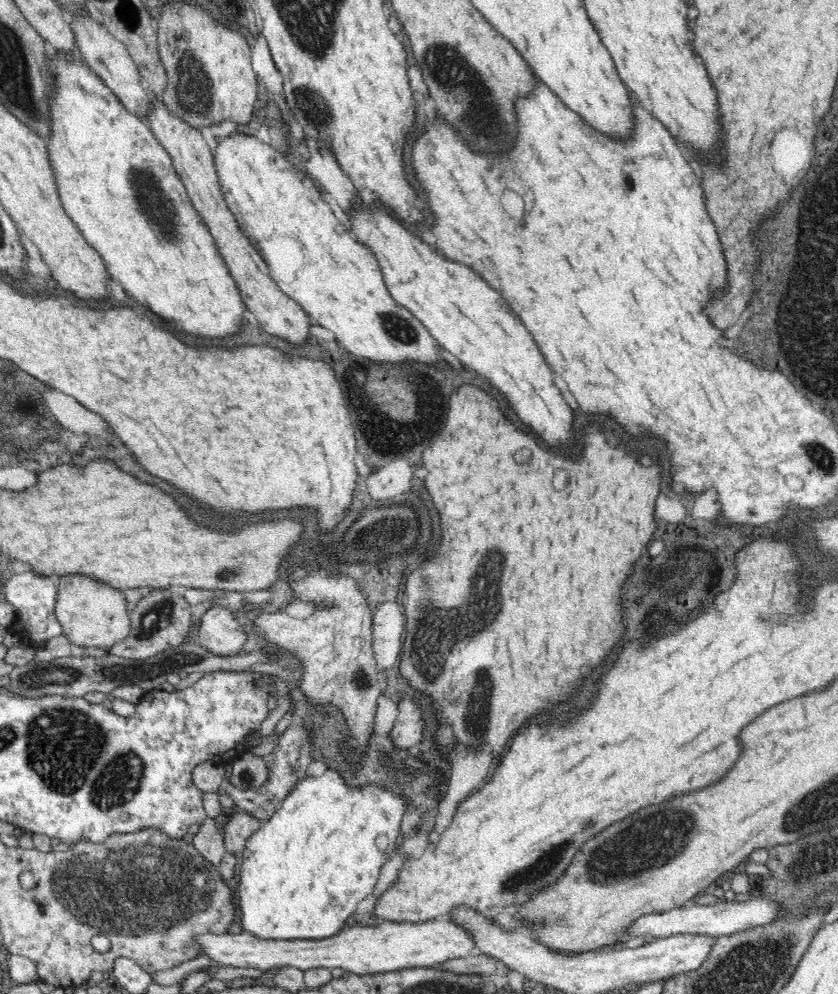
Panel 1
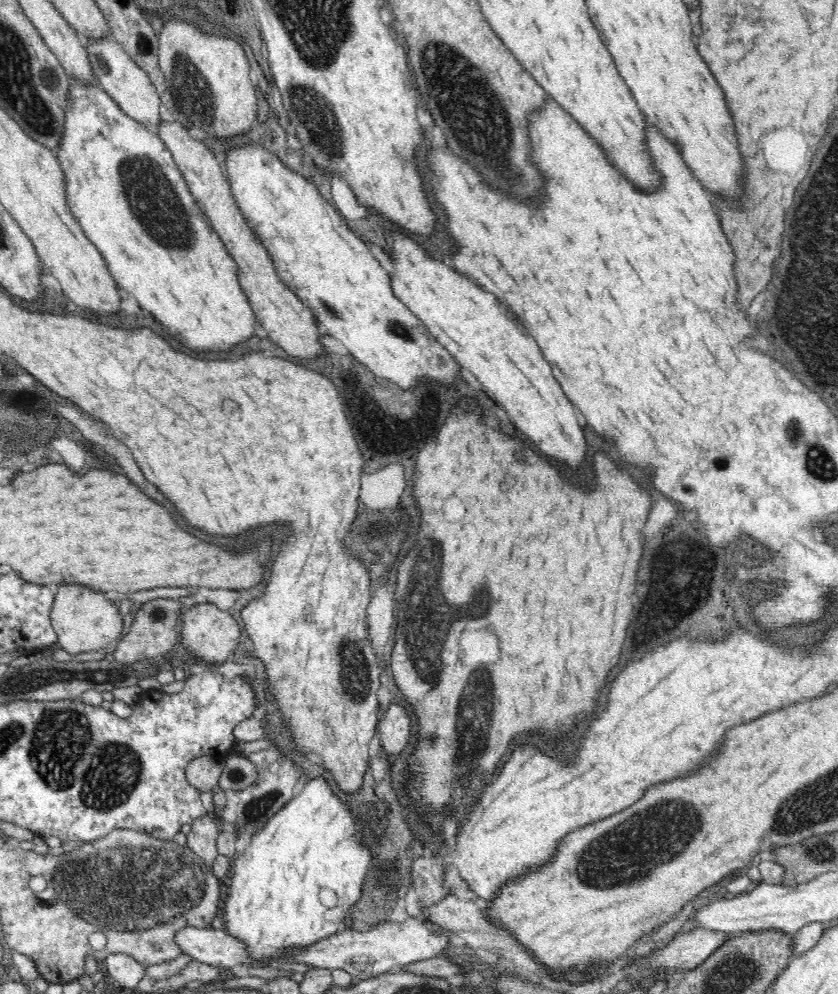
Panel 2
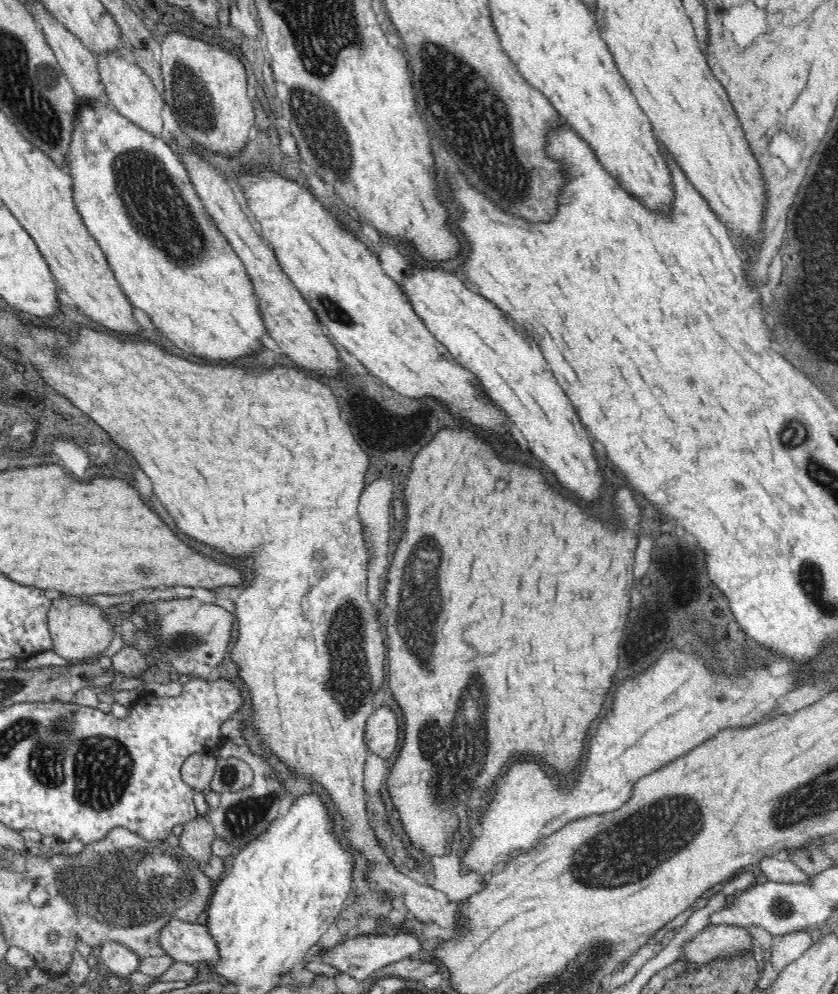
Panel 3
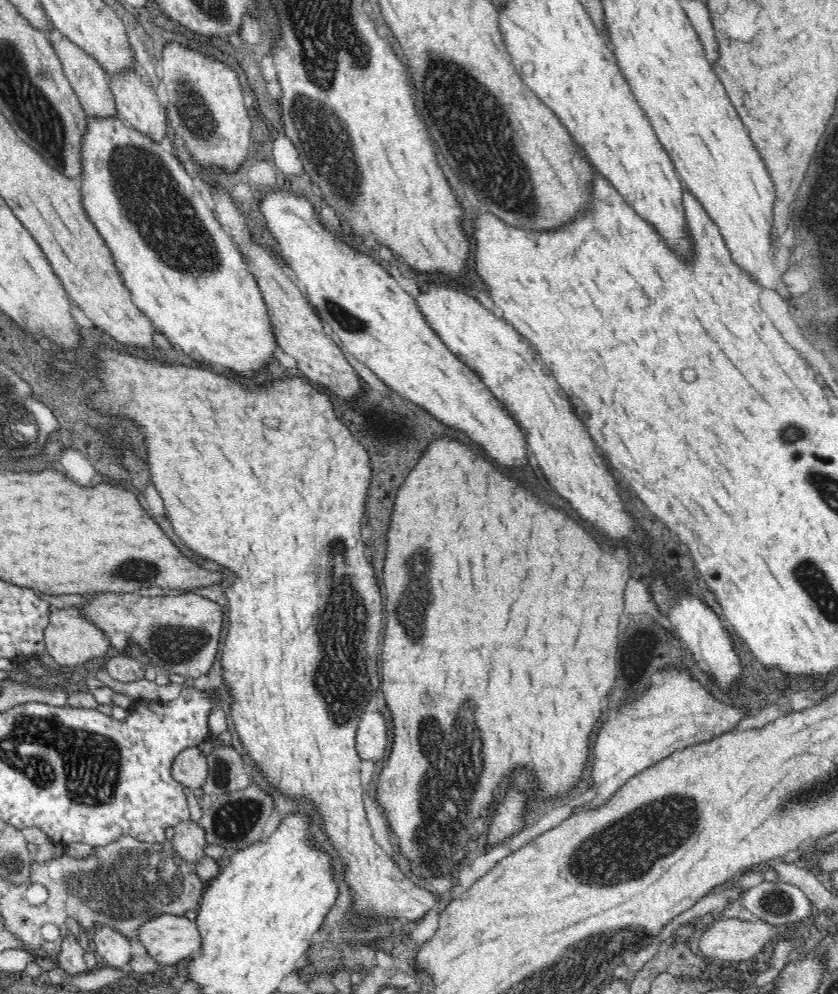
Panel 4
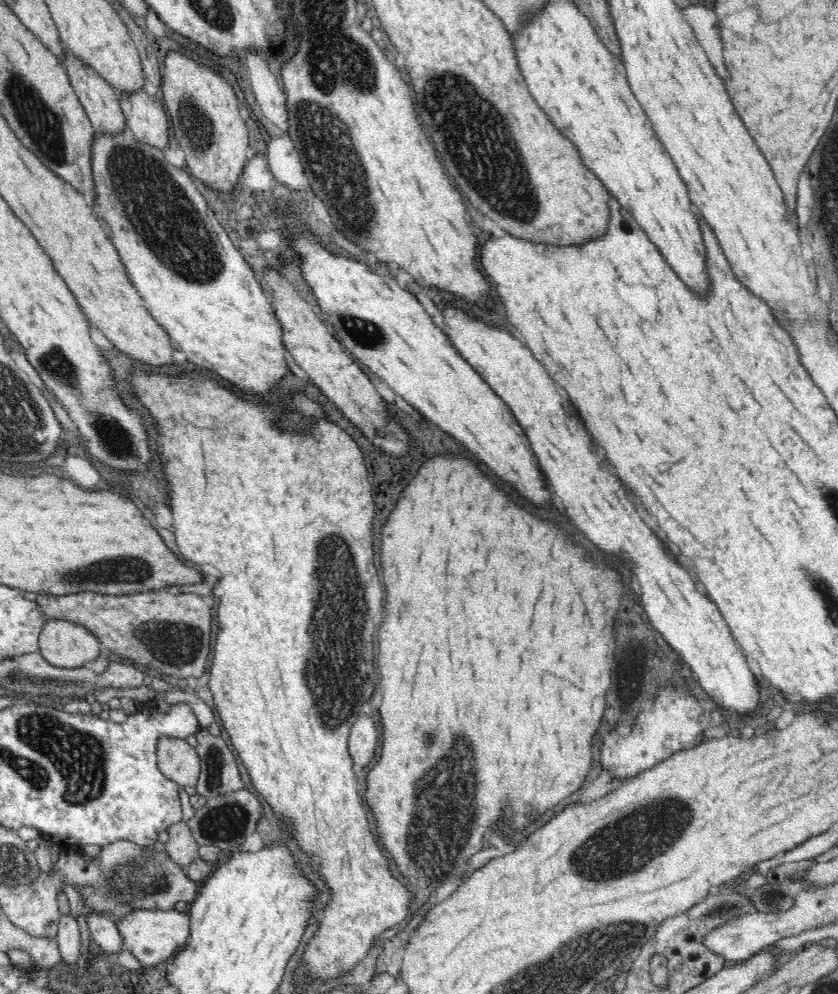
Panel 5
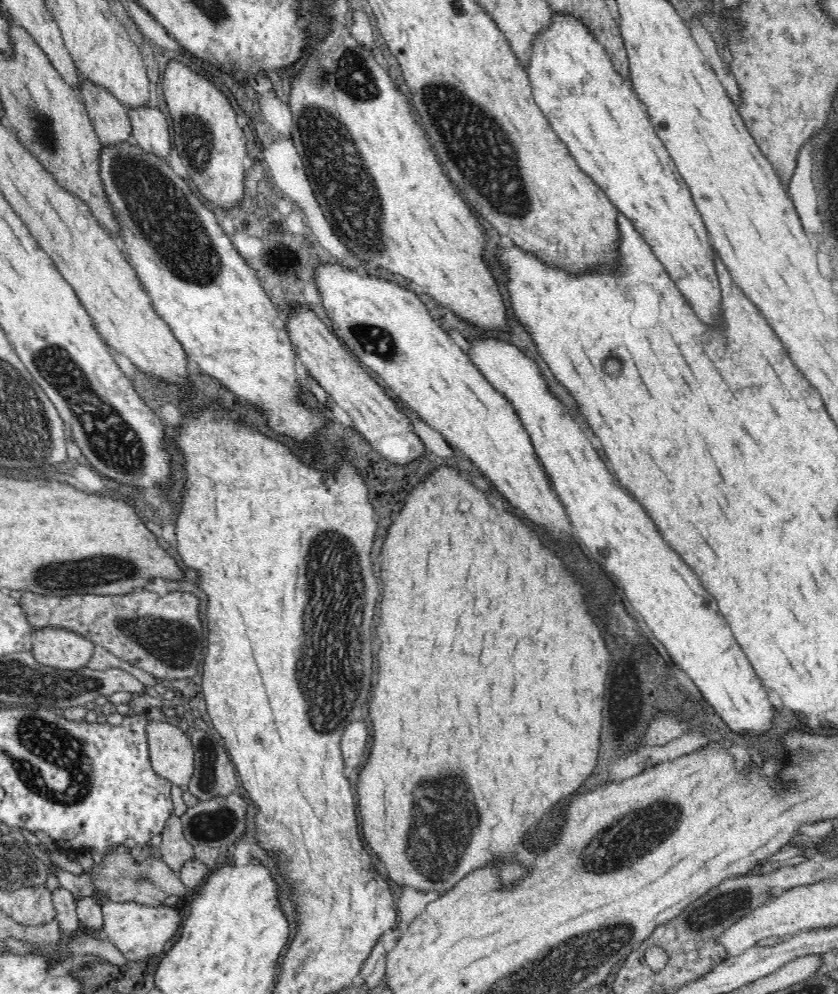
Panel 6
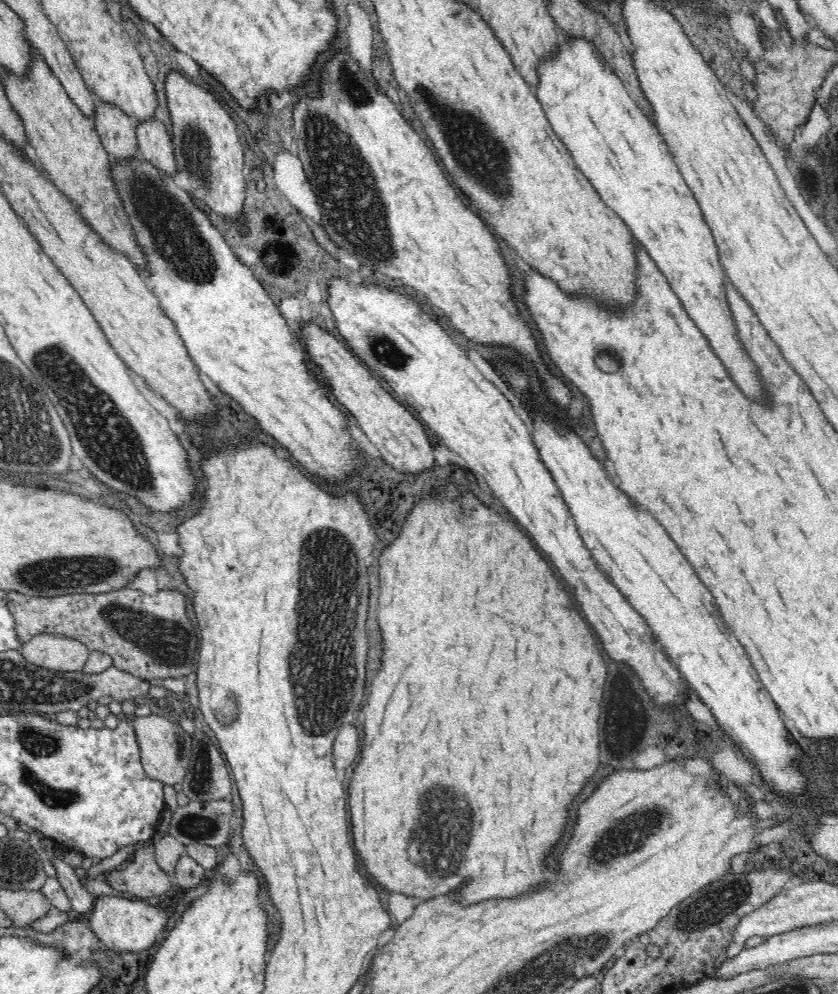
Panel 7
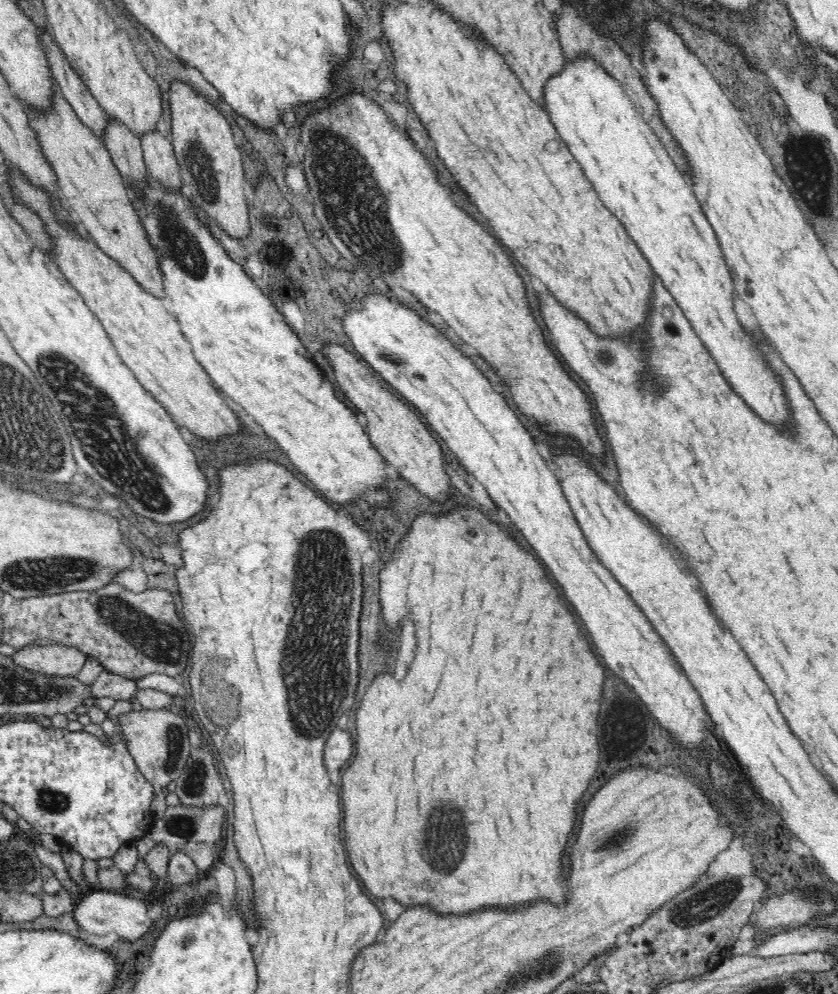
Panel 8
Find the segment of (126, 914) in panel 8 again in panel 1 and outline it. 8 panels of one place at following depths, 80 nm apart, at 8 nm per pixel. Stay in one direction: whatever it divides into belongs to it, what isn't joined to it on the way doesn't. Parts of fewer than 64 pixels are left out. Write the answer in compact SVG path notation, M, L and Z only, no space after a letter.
M446 916L426 922L390 922L379 921L372 927L341 928L335 935L318 940L272 940L254 936L254 933L242 931L240 934L194 934L194 943L198 943L202 955L206 955L220 966L236 968L258 968L273 973L281 967L293 966L300 970L311 968L343 968L346 973L358 975L368 973L392 972L411 968L428 968L440 965L448 960L465 958L479 953L472 935L456 925Z

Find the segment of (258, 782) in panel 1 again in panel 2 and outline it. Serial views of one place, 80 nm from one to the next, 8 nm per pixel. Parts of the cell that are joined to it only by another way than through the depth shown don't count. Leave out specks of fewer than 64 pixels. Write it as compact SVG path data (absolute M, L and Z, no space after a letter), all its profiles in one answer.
M238 753L226 757L222 763L224 768L217 788L235 792L235 790L248 788L258 780L258 767Z

